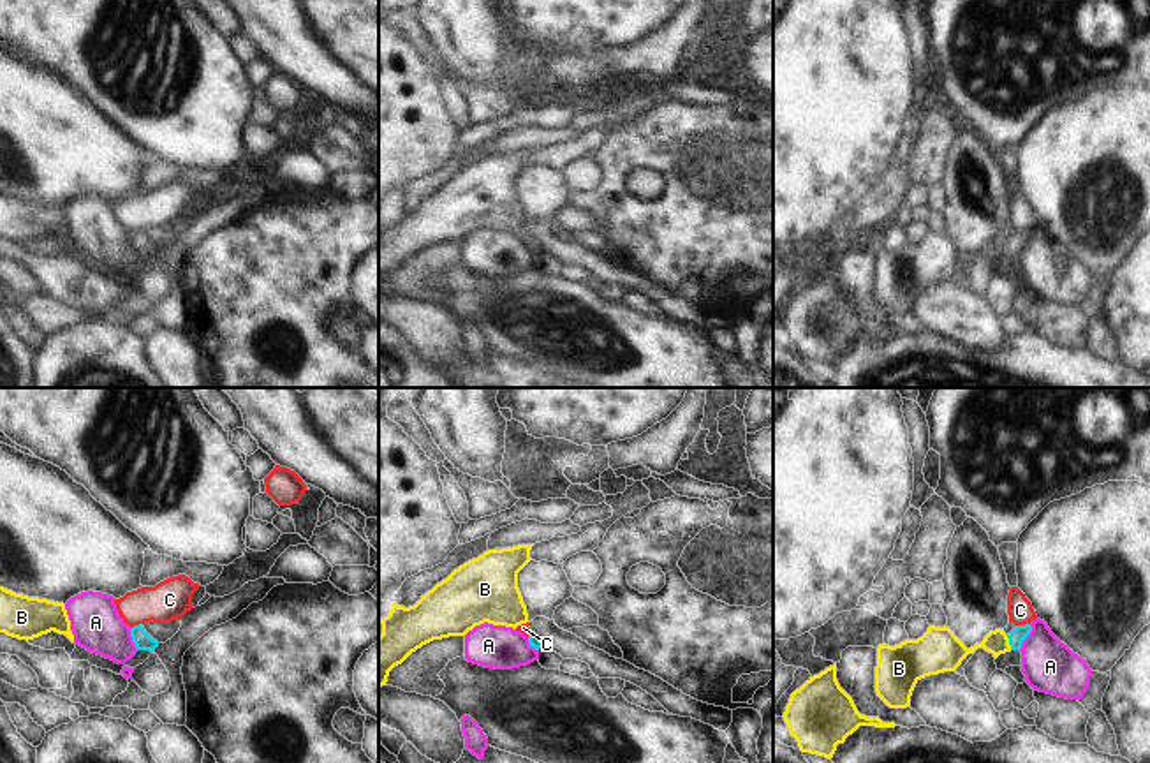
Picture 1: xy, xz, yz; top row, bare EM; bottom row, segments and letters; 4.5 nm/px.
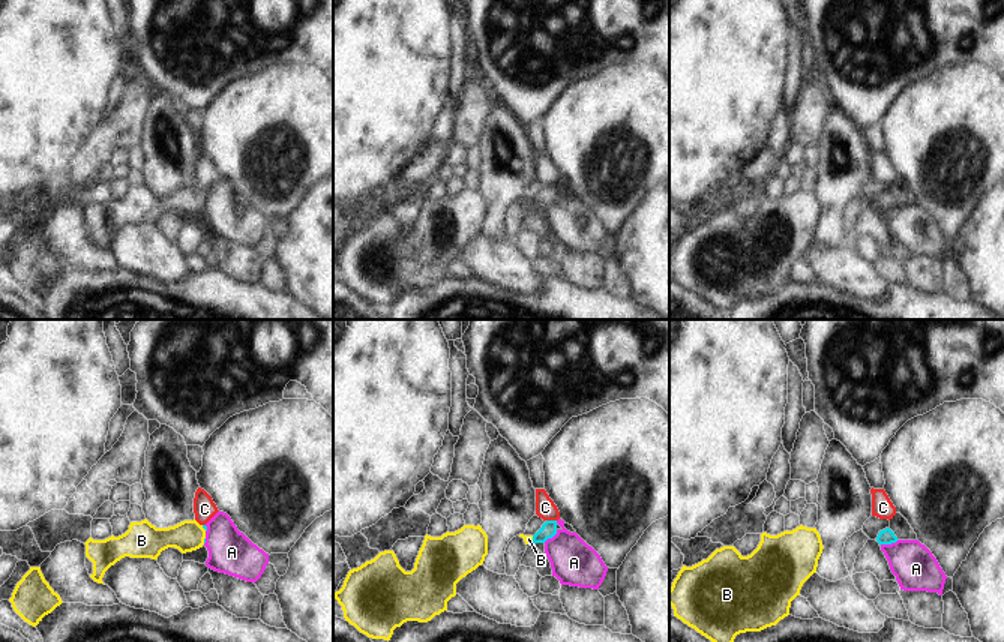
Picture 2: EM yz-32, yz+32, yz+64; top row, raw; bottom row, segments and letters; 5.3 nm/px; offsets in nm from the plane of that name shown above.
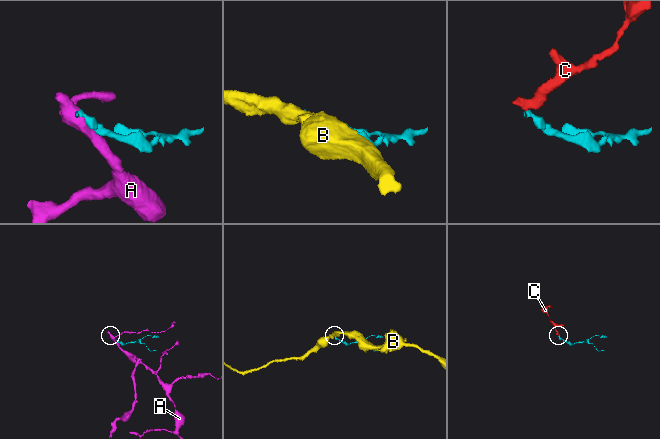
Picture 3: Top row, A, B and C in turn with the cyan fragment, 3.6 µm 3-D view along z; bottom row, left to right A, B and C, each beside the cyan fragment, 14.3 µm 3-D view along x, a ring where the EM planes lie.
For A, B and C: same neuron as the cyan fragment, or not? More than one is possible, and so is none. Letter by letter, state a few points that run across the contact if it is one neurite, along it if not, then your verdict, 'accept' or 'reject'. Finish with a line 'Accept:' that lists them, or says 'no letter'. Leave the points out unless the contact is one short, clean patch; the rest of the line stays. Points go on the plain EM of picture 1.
A: reject
B: yz (1017, 242), (1009, 247), (995, 247) | accept
C: yz (1029, 228), (1017, 231) | reject
Accept: B

